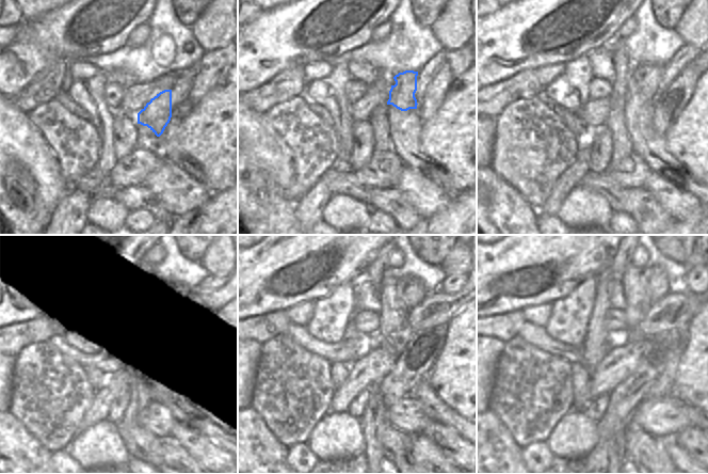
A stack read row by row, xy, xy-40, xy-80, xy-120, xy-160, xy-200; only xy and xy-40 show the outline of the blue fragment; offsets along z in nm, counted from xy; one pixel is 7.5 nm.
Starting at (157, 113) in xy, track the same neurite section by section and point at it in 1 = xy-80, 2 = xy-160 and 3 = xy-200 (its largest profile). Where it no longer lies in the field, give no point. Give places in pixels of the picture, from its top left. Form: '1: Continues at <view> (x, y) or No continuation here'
1: Continues at xy-80 (647, 76)
2: Continues at xy-160 (415, 293)
3: Continues at xy-200 (656, 278)

